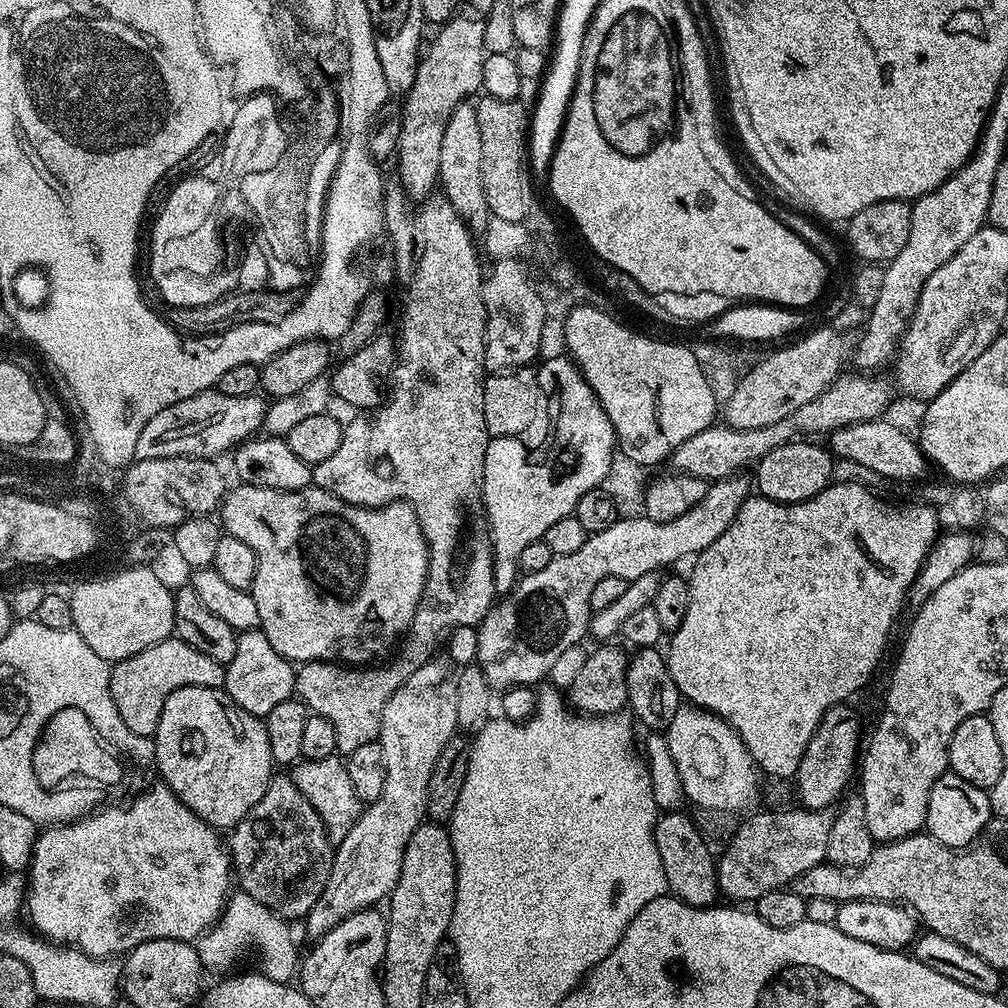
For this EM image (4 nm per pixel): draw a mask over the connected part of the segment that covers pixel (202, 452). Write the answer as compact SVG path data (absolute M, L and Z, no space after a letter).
M219 390L194 394L194 398L186 398L182 402L174 402L174 406L166 406L166 410L158 410L158 414L142 426L135 459L175 456L220 458L227 448L228 451L235 449L237 444L243 444L263 429L265 409L265 397L260 394L246 398L230 398L230 394L222 394Z

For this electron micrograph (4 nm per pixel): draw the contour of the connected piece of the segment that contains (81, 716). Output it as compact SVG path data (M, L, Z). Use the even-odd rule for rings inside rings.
M67 707L47 719L44 730L32 749L31 766L34 780L43 788L57 789L72 776L84 776L88 780L110 786L122 778L120 759L93 730L90 720L82 710Z

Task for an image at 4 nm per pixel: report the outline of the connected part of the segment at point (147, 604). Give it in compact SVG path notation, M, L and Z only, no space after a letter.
M124 566L113 576L88 580L70 592L72 628L103 660L125 660L146 646L169 639L173 635L174 592L163 585L148 566Z

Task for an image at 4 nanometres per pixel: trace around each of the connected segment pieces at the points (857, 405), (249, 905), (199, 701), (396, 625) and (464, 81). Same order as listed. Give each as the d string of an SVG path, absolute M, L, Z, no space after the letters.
M841 374L837 376L836 381L833 382L824 392L818 394L816 398L811 400L810 402L806 402L804 406L798 406L798 410L794 410L794 414L790 414L786 418L782 418L782 422L774 422L774 426L770 426L769 428L759 428L758 430L742 430L739 432L738 430L734 430L733 428L727 426L713 426L711 428L707 428L706 430L702 430L698 434L694 434L694 438L686 438L686 442L682 442L682 446L678 446L678 450L674 450L670 457L670 464L673 464L675 471L680 474L687 474L690 476L695 476L697 480L703 480L705 482L711 482L713 480L725 480L727 476L735 476L741 470L740 468L744 468L749 464L749 466L755 465L763 456L766 454L770 454L770 450L774 450L778 446L782 446L783 444L787 444L797 438L803 437L805 434L812 434L808 432L825 432L825 434L831 434L836 431L838 428L845 428L847 424L857 424L858 422L866 422L867 420L879 420L881 417L885 415L884 412L888 408L888 388L883 384L880 380L875 380L875 375L872 374L856 374L860 376L847 376L847 374Z
M236 890L228 897L219 920L207 933L195 941L194 947L200 955L200 963L205 969L220 972L228 968L247 948L253 948L260 959L259 971L274 982L292 984L298 976L298 956L296 960L296 940L292 937L289 921L276 916L262 902L250 898L250 894Z
M182 686L182 690L174 690L174 694L170 694L162 706L162 714L158 718L154 739L156 742L154 768L160 771L159 779L187 808L194 810L194 814L198 814L198 818L202 818L211 828L217 830L231 830L236 827L238 822L242 822L242 818L246 818L246 814L250 814L250 810L254 810L254 806L258 806L262 794L266 794L266 786L274 775L274 761L270 754L270 740L266 738L263 719L258 716L252 716L246 710L242 710L242 706L235 704L223 688Z
M243 482L237 485L237 488L229 487L225 491L224 499L221 500L218 509L218 520L227 535L239 538L242 542L246 542L246 546L250 546L250 550L254 550L256 573L250 591L258 606L259 629L266 634L266 638L270 638L270 646L274 646L274 650L278 650L282 658L291 660L297 665L309 664L315 660L327 660L345 666L368 666L379 661L376 659L396 639L399 641L411 629L414 614L422 607L424 583L428 580L428 543L424 541L420 523L411 504L406 500L396 500L380 508L363 508L360 504L348 504L342 498L315 486L283 492L250 486Z
M457 14L439 25L432 45L420 57L418 74L414 74L414 86L403 97L404 112L400 116L401 134L398 147L400 176L398 183L413 201L423 202L433 195L440 171L438 161L442 151L442 133L450 114L459 104L469 99L471 92L482 89L482 66L486 55L484 48L484 24L472 16Z

